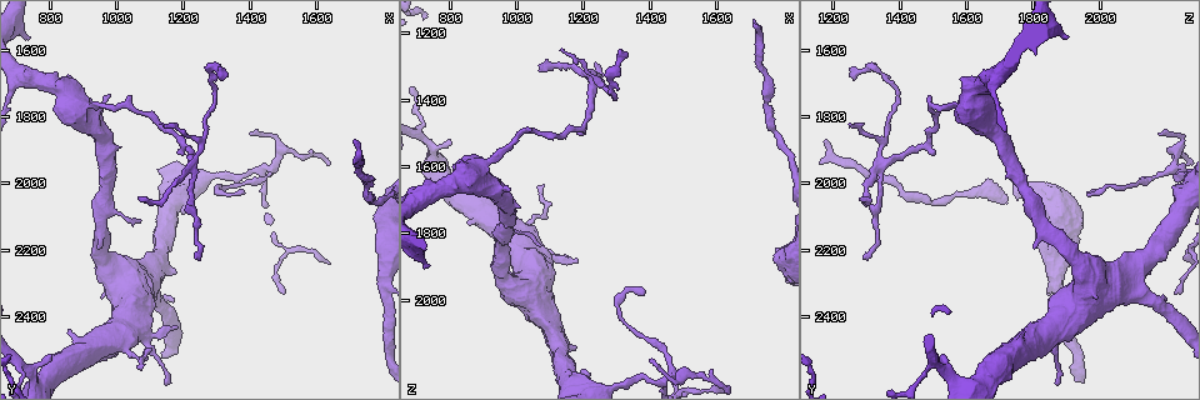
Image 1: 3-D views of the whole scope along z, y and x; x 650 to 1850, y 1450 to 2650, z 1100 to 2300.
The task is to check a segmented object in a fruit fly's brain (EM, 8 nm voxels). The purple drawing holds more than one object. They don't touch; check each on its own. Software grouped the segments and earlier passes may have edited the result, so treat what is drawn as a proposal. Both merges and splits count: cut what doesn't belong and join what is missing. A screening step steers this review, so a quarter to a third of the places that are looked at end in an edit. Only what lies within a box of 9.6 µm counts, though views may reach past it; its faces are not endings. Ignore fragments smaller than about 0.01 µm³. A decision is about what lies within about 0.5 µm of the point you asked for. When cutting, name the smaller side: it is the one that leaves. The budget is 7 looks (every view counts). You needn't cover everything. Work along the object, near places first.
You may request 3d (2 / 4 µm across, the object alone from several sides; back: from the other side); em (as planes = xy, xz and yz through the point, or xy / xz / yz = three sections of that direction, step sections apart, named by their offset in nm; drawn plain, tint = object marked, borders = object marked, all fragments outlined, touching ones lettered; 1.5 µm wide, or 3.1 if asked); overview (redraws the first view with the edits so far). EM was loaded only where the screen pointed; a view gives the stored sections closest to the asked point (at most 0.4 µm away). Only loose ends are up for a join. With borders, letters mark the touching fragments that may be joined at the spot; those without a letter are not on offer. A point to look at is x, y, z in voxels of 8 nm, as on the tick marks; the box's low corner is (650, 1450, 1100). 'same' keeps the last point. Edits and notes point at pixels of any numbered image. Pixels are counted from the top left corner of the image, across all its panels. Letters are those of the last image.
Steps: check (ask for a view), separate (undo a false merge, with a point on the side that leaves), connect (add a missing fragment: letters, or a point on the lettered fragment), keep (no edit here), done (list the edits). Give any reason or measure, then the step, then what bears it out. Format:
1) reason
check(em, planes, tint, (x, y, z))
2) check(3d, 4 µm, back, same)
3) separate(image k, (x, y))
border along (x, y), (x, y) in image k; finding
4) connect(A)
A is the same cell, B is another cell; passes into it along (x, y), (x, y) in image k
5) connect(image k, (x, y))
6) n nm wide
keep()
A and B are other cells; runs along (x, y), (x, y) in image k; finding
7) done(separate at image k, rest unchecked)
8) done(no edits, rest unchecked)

free end
check(3d, 4 µm, (800, 2520, 1530))

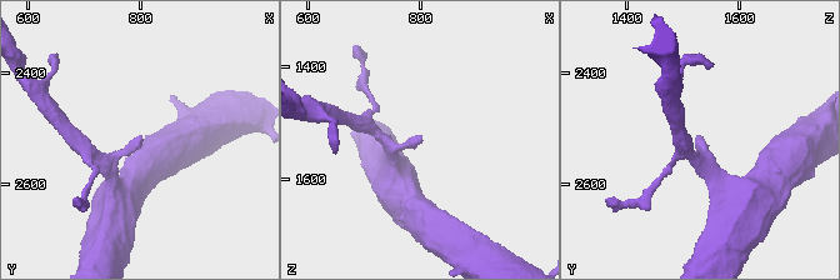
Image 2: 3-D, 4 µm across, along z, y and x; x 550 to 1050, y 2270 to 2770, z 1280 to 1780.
now the EM
check(em, xy, step 8, borders, (805, 2515, 1525))

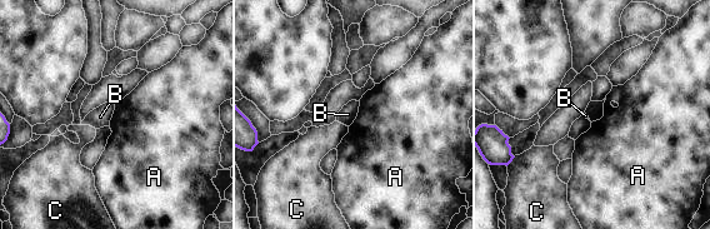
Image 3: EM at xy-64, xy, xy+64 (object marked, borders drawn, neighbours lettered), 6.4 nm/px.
check(em, planes, borders, same)

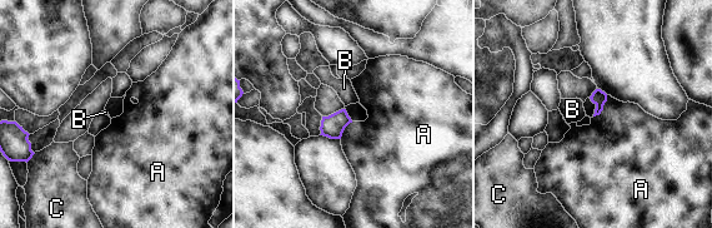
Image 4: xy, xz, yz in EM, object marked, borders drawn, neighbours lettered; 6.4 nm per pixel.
keep()
A, B and C are other cells; border along (607, 95), (603, 109), (593, 117) in image 4; no lettered fragment goes on from it

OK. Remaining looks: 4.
check(3d, 4 µm, (900, 1760, 1590))

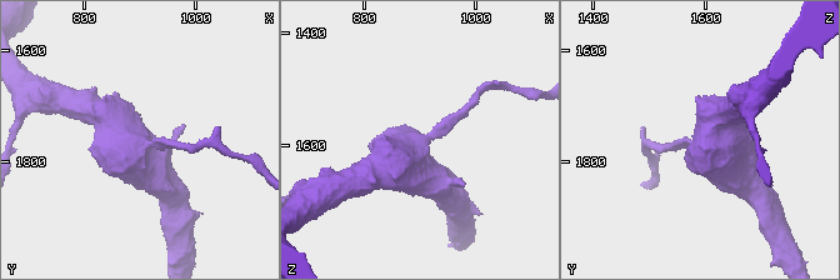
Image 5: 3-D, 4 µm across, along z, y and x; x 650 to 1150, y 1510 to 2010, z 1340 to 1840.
check(em, planes, plain, (905, 1770, 1590))

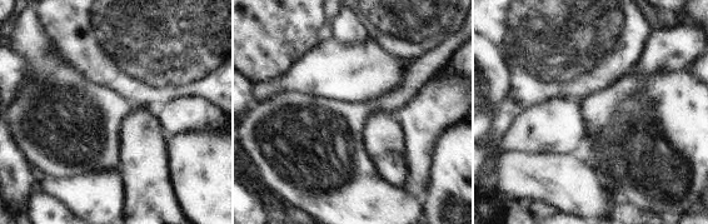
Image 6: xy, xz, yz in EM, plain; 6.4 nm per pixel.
check(em, planes, borders, same)

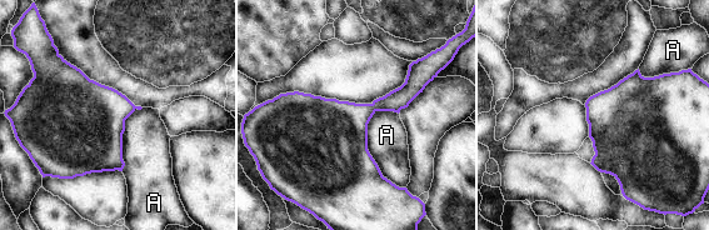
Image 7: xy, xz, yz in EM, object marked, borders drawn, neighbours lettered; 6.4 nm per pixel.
keep()
A is another cell; border along (375, 110), (368, 151), (405, 188) in image 7; one cell here

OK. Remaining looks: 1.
done(no edits, rest unchecked)

